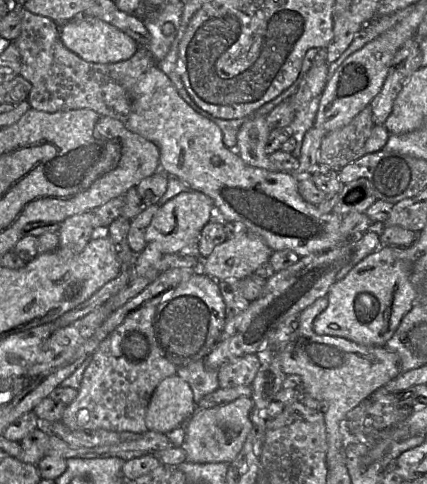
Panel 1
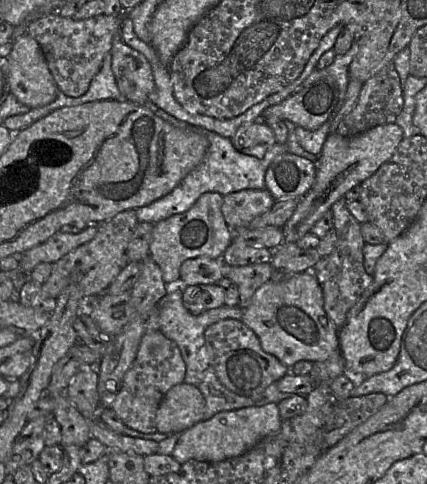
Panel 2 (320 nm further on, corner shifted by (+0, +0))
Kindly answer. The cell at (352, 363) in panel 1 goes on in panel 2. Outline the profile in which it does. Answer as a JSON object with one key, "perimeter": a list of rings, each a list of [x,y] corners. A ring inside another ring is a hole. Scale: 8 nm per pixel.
{"perimeter":[[[312,271],[285,275],[282,280],[269,280],[254,293],[250,305],[243,310],[241,321],[258,337],[261,348],[275,356],[288,368],[299,361],[324,361],[340,352],[337,328],[323,308],[323,292]]]}

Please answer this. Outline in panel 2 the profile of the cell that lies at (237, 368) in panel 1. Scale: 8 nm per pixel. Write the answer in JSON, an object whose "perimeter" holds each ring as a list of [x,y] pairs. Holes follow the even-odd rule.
{"perimeter":[[[224,319],[212,324],[205,330],[204,339],[218,380],[237,395],[250,397],[260,394],[290,373],[291,368],[263,351],[257,335],[241,320]]]}

